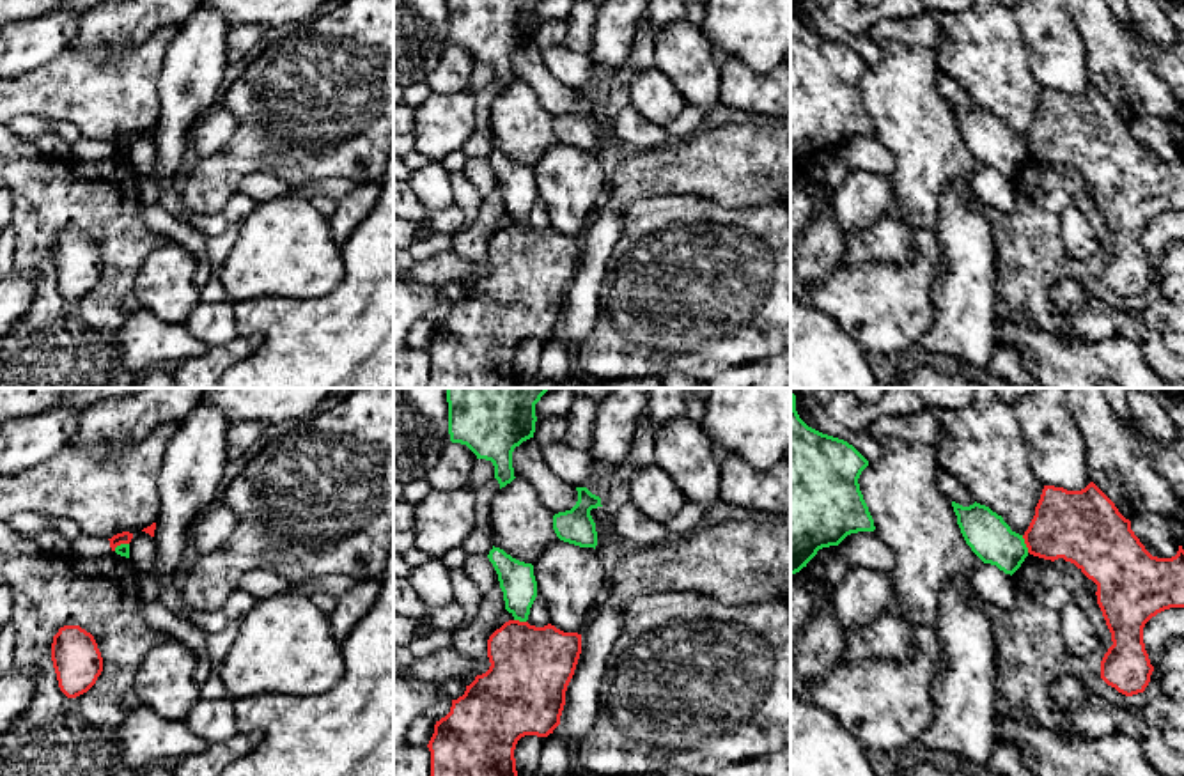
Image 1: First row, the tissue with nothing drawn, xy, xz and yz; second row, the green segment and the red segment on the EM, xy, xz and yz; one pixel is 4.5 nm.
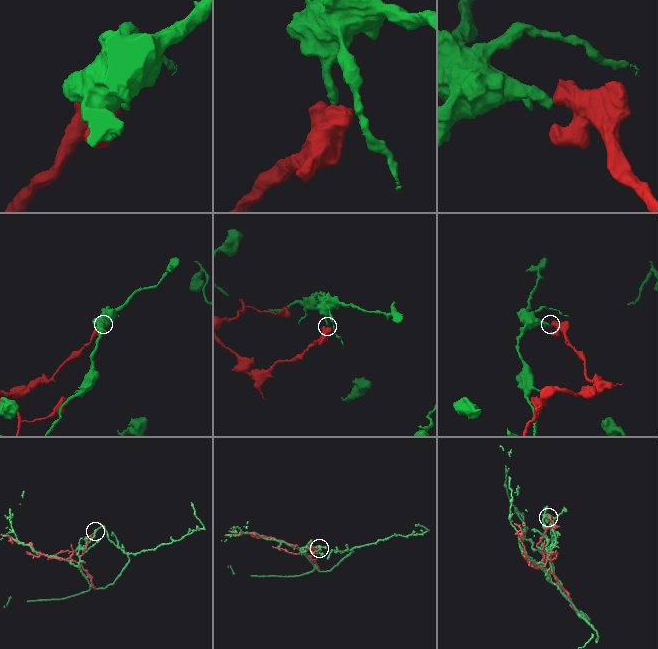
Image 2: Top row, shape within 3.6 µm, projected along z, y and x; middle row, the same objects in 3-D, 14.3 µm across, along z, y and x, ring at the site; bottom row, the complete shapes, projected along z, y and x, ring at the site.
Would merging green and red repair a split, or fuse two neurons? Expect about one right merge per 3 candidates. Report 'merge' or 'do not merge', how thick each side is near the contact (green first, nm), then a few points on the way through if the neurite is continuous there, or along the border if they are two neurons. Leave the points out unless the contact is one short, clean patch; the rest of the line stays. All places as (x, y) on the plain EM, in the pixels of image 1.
do not merge; calibres 200 and 320 nm; border yz (1021, 139), (1028, 155)

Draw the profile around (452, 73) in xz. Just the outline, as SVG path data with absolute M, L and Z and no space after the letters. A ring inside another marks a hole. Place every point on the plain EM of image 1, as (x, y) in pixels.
M448 46L434 71L424 80L431 94L447 94L470 89L471 71L477 58L461 46Z

